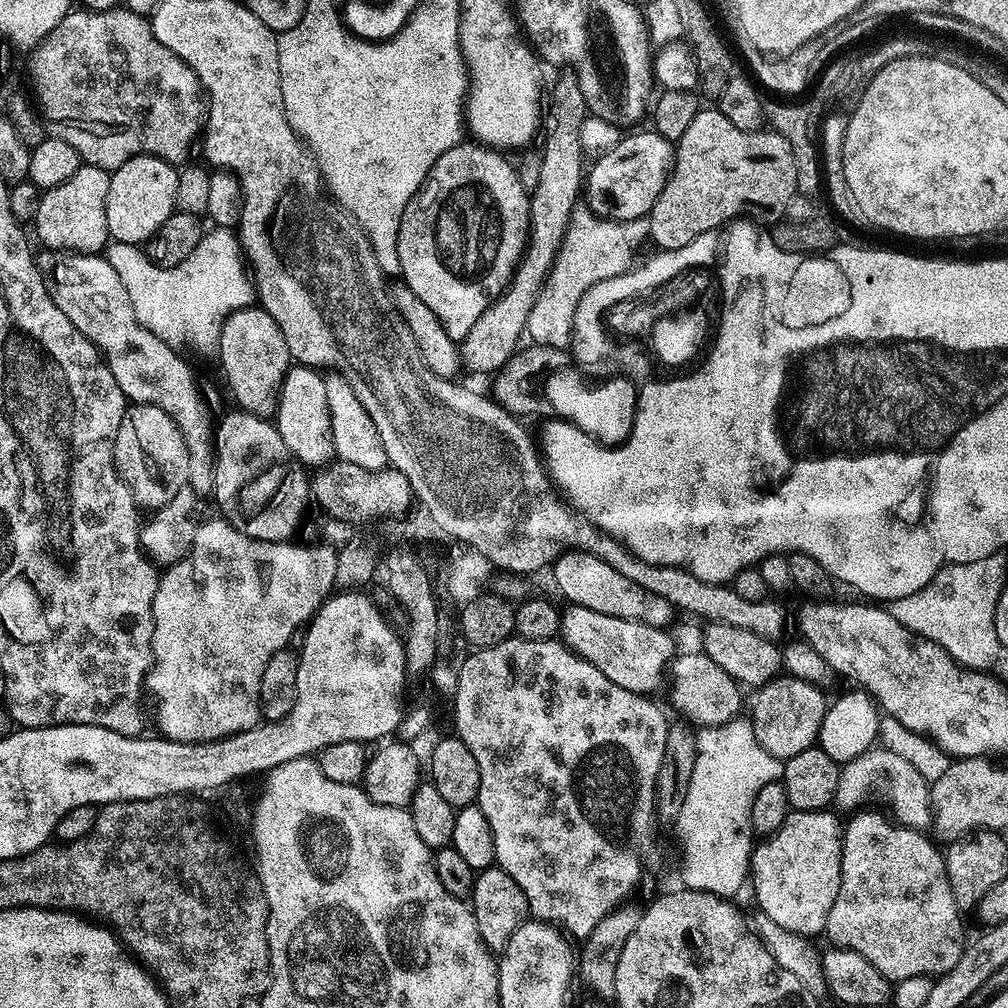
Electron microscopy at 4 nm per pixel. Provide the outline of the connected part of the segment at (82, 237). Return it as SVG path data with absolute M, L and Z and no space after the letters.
M81 163L78 170L74 170L74 174L70 174L70 178L66 178L66 182L62 182L58 186L53 188L43 189L40 201L38 202L38 214L34 221L34 227L36 227L36 236L45 244L48 248L60 248L61 253L67 254L69 252L83 252L85 254L100 254L107 249L110 243L110 237L108 235L108 227L106 226L106 194L110 190L110 174L104 169L94 166L93 164Z

